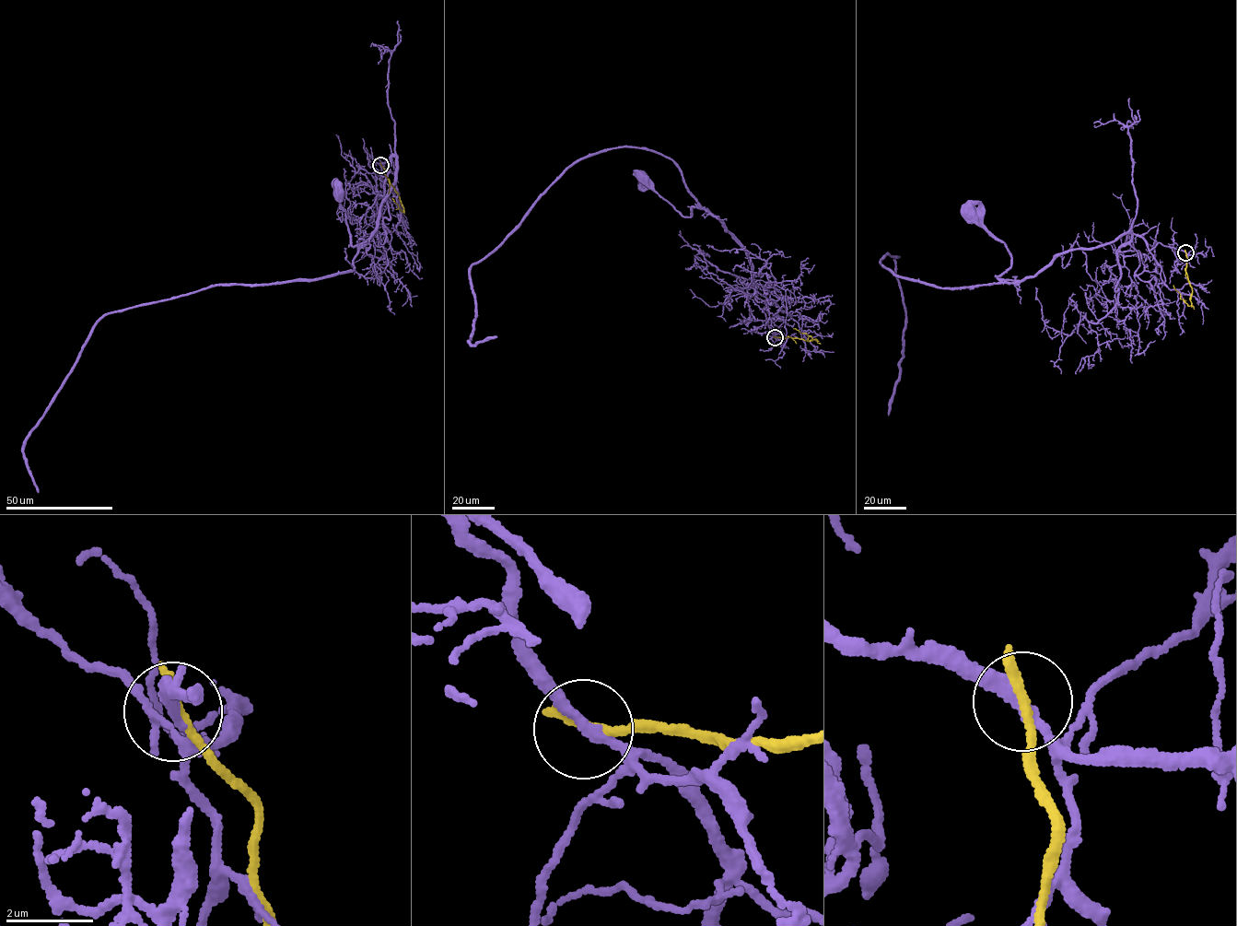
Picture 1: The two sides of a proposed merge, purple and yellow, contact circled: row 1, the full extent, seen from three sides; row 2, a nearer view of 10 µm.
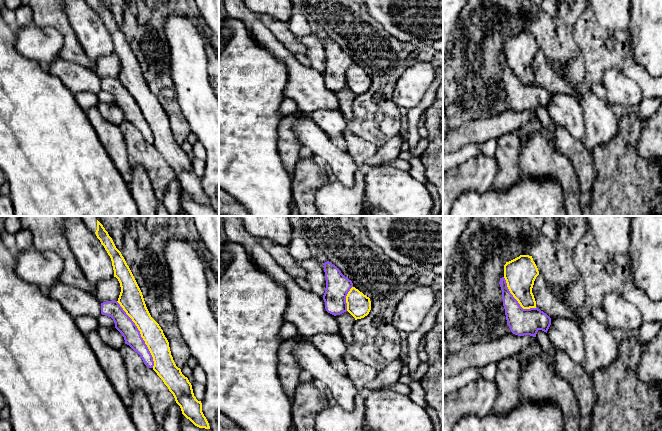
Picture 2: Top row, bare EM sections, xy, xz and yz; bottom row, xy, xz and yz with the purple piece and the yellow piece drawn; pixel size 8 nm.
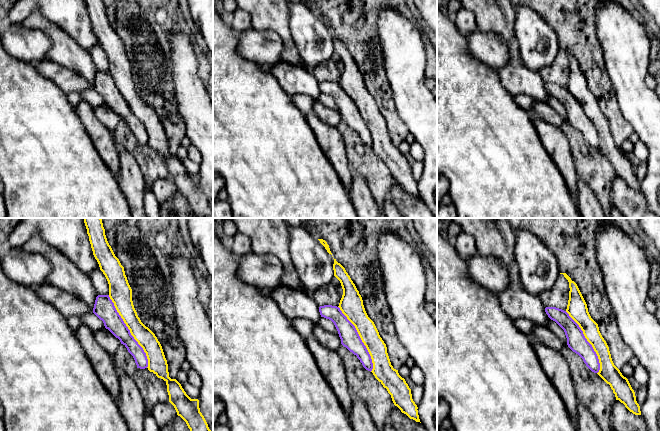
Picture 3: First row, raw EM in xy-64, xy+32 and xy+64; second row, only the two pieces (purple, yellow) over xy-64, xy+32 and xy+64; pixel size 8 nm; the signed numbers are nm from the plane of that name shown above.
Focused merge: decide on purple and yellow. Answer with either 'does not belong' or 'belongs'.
does not belong

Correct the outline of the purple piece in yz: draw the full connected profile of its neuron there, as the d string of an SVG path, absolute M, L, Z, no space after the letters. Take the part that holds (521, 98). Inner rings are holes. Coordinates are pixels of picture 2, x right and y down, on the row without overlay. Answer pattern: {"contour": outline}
{"contour": "M504 53L500 54L503 82L507 101L511 108L518 112L530 111L536 113L539 106L547 109L551 94L540 85L523 85L518 77L510 69Z"}

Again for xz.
{"contour": "M327 37L323 41L326 54L323 71L325 85L334 92L340 91L347 87L346 72L353 63L353 59L331 38Z"}

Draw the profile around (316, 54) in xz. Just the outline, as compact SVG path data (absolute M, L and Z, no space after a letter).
M315 34L300 38L300 41L307 47L307 58L310 60L310 68L323 73L326 64L326 54L323 39Z

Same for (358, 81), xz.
M352 63L346 72L347 87L355 94L367 92L371 86L370 74L355 63Z

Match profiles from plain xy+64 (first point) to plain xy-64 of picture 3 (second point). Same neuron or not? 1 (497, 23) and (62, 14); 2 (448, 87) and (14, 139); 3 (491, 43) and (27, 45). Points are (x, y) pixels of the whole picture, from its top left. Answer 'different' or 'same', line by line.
1: different
2: same
3: same

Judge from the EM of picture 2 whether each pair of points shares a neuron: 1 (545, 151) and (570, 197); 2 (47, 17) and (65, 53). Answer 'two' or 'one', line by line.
1: one
2: one

